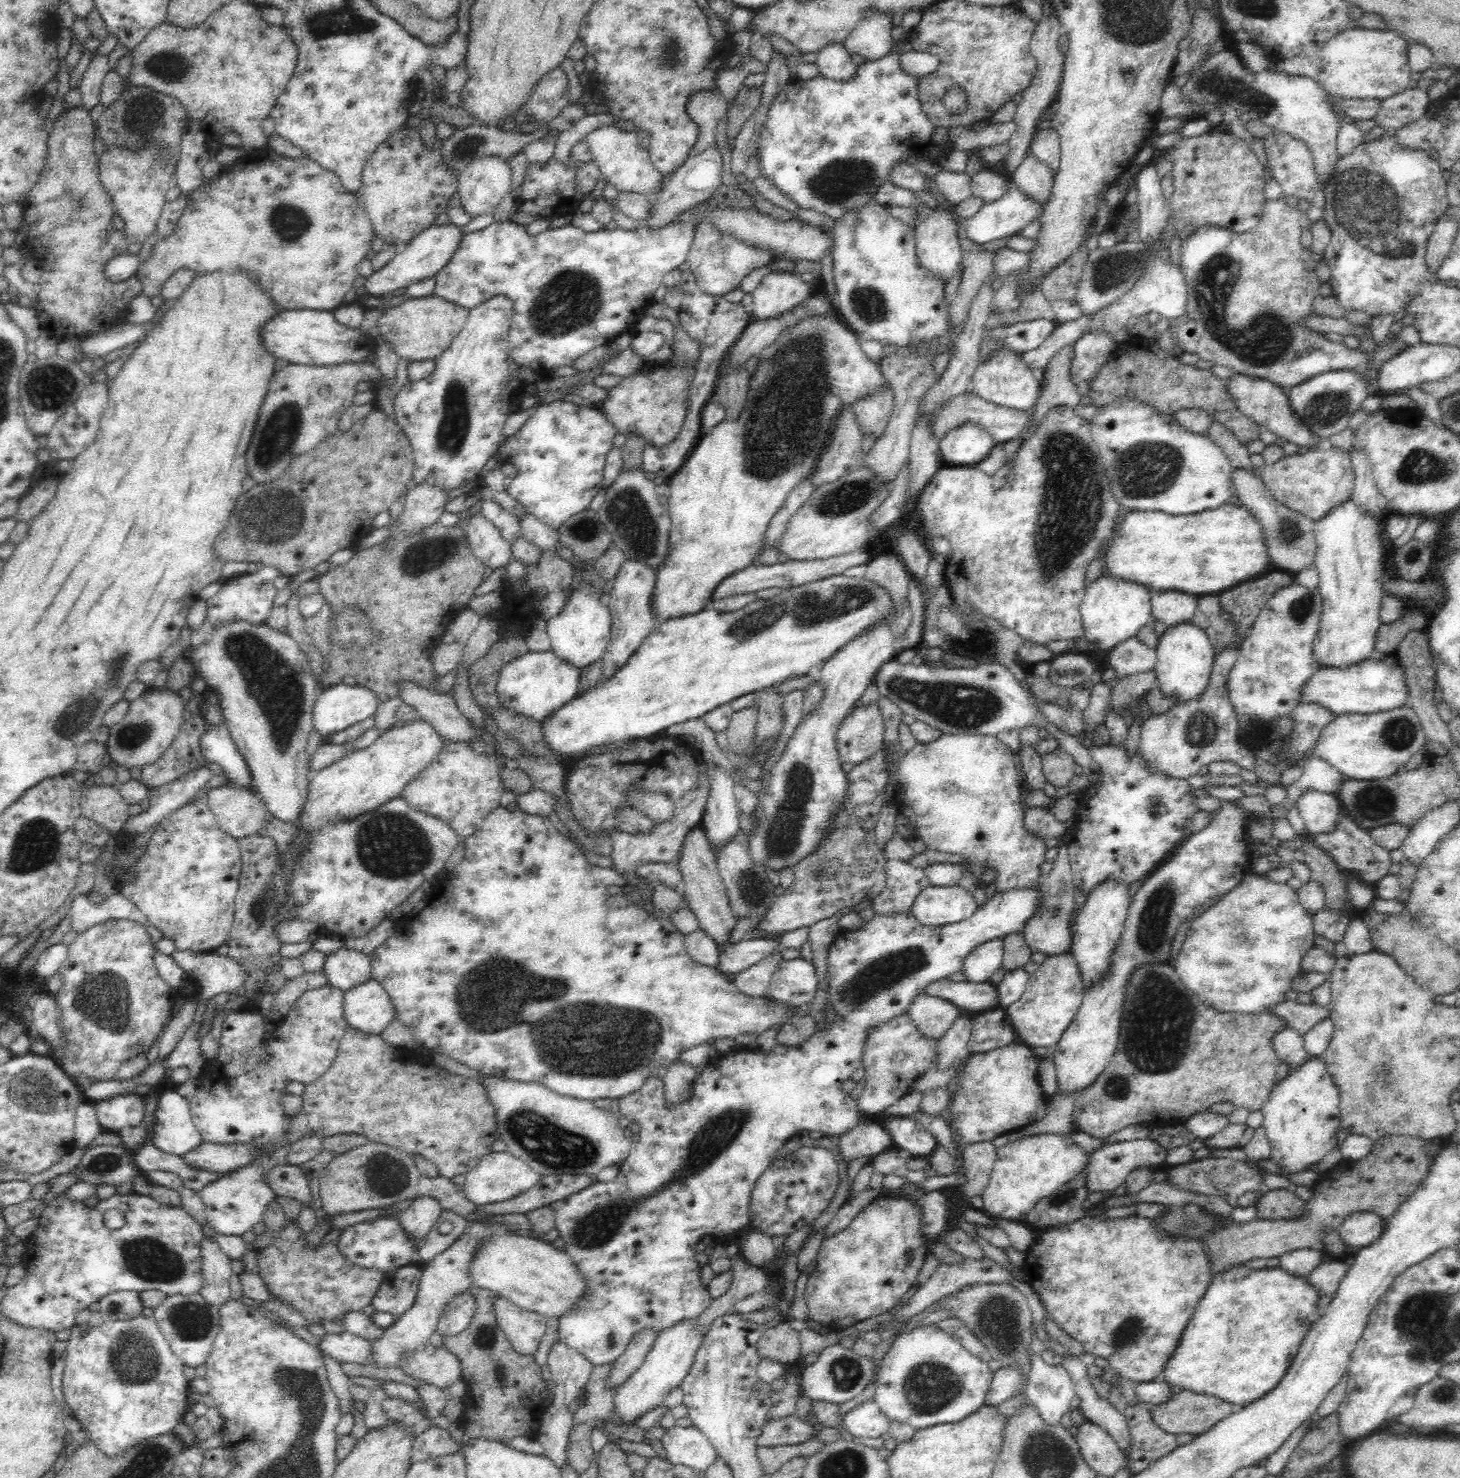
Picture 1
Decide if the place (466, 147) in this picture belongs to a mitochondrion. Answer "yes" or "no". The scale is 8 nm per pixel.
yes

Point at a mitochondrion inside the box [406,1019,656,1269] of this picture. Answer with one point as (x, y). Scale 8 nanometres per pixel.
(555, 1147)

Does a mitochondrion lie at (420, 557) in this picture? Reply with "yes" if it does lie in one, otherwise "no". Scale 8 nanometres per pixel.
yes

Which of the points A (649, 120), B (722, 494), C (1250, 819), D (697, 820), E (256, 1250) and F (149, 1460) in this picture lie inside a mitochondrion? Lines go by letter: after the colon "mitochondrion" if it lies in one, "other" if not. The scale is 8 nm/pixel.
A: other
B: other
C: other
D: other
E: other
F: mitochondrion

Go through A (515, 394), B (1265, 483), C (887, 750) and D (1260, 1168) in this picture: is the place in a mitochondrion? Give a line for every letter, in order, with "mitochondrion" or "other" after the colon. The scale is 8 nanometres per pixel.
A: other
B: other
C: other
D: other

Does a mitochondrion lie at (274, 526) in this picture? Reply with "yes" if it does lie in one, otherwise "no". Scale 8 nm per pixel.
yes

